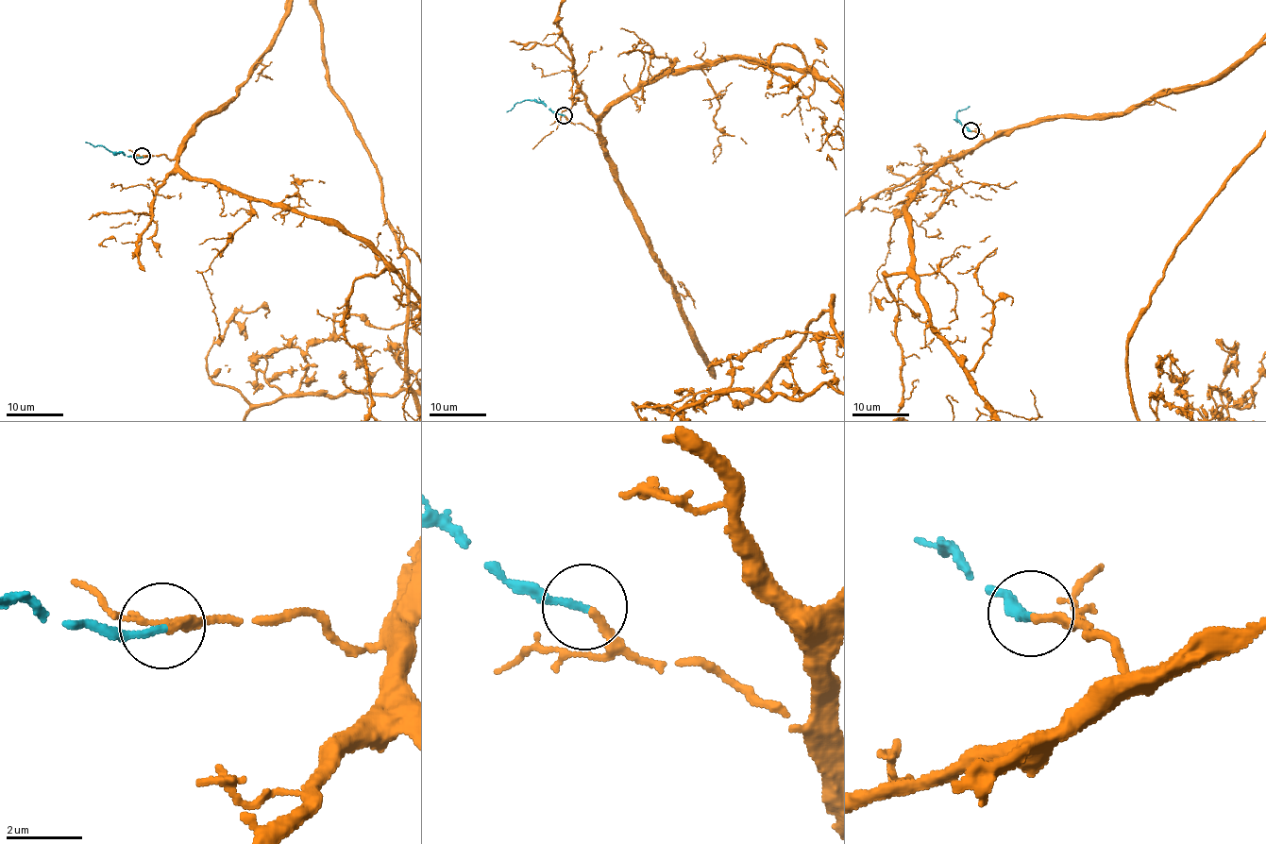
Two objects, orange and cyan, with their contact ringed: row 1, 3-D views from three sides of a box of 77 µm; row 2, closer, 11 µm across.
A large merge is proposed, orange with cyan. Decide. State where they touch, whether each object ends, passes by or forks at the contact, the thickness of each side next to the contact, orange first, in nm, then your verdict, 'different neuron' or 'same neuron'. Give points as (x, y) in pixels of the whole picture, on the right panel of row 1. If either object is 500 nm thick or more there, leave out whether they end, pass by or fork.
place (970, 130); orange ends; cyan ends; calibres 200 and 190 nm; same neuron

